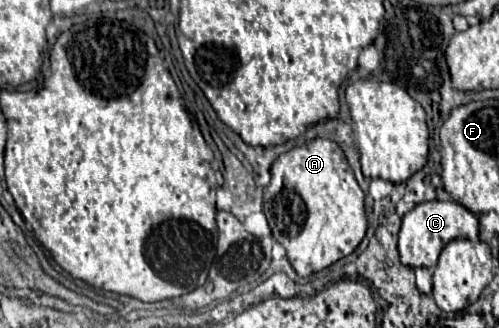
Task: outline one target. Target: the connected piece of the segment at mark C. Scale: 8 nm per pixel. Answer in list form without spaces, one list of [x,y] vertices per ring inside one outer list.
[[[454,200],[422,202],[416,208],[412,208],[402,220],[400,238],[398,238],[400,262],[410,268],[420,268],[420,266],[434,268],[442,248],[456,238],[468,238],[468,240],[478,238],[478,216]]]

